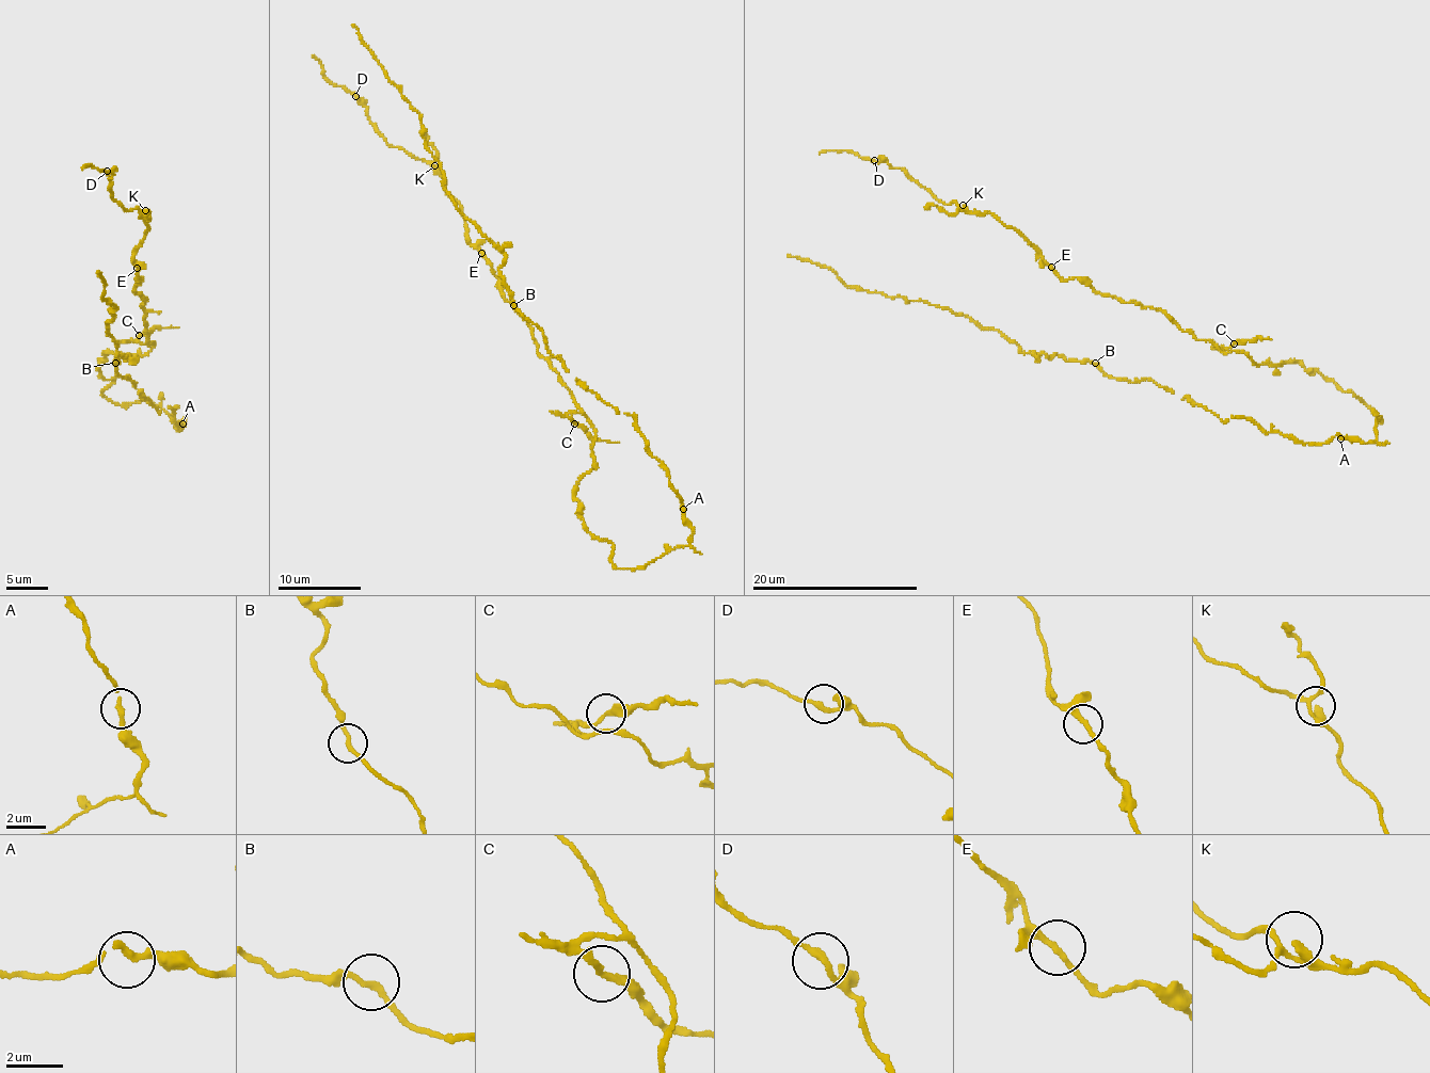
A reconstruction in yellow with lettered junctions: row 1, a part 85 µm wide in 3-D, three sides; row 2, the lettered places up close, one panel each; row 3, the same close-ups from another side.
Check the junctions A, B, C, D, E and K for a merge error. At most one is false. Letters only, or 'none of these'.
C

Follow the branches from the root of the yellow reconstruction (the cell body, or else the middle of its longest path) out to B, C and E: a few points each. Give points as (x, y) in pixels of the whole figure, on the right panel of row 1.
B: (1381, 418), (1368, 443), (1338, 435), (1299, 443), (1244, 418), (1223, 421), (1150, 380), (1111, 378), (1094, 363)
C: (1381, 418), (1350, 391), (1298, 363), (1255, 365), (1243, 352), (1222, 352), (1234, 343)
E: (1381, 418), (1317, 370), (1298, 363), (1255, 365), (1243, 352), (1222, 352), (1160, 310), (1102, 295), (1051, 267)

